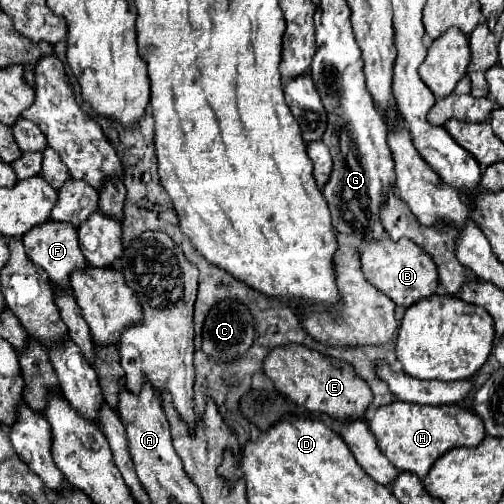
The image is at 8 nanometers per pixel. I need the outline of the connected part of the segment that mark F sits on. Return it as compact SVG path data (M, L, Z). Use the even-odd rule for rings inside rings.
M50 220L50 222L46 222L46 226L38 226L38 230L30 230L30 234L26 234L26 238L22 238L22 242L26 246L28 258L46 270L46 274L54 286L68 288L70 272L86 266L86 258L80 252L78 232L74 226L66 226L66 222Z

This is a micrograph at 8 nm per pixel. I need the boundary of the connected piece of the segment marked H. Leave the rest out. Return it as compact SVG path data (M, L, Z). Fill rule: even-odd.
M392 402L388 406L380 406L370 420L370 430L374 432L384 456L398 470L414 472L420 478L430 472L432 464L444 452L458 446L478 446L486 434L482 420L468 408L462 408L458 404L420 406L406 402Z

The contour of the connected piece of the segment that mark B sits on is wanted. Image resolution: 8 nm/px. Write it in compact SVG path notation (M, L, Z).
M384 234L380 240L360 240L358 250L360 250L362 272L366 280L370 280L372 286L376 286L388 298L392 298L396 306L408 308L416 300L428 298L434 294L436 284L438 284L436 264L422 248L418 248L408 238L394 242L388 234Z

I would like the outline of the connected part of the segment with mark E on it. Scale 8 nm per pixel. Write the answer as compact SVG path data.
M302 344L276 346L264 358L264 374L274 382L276 390L286 394L302 412L324 414L330 418L364 418L368 404L372 402L372 392L368 384L356 376L348 362L324 356Z

